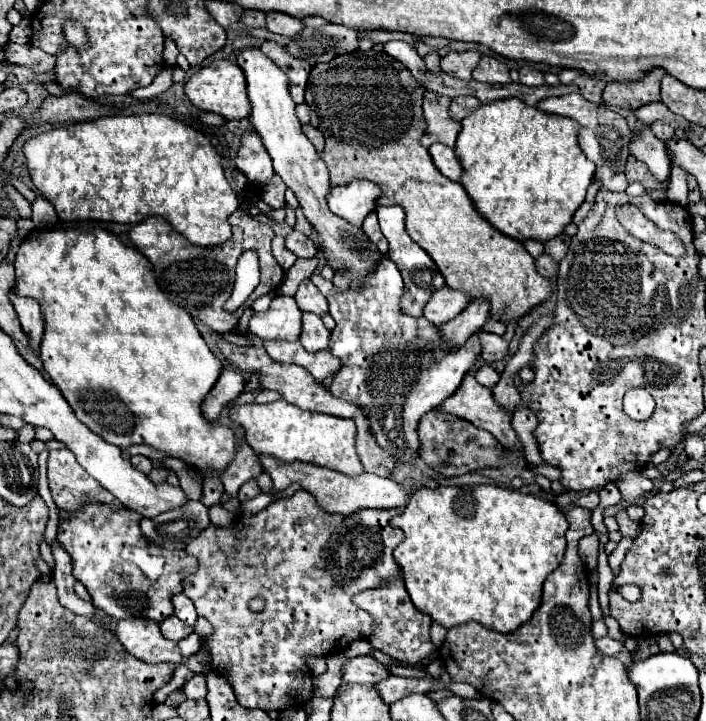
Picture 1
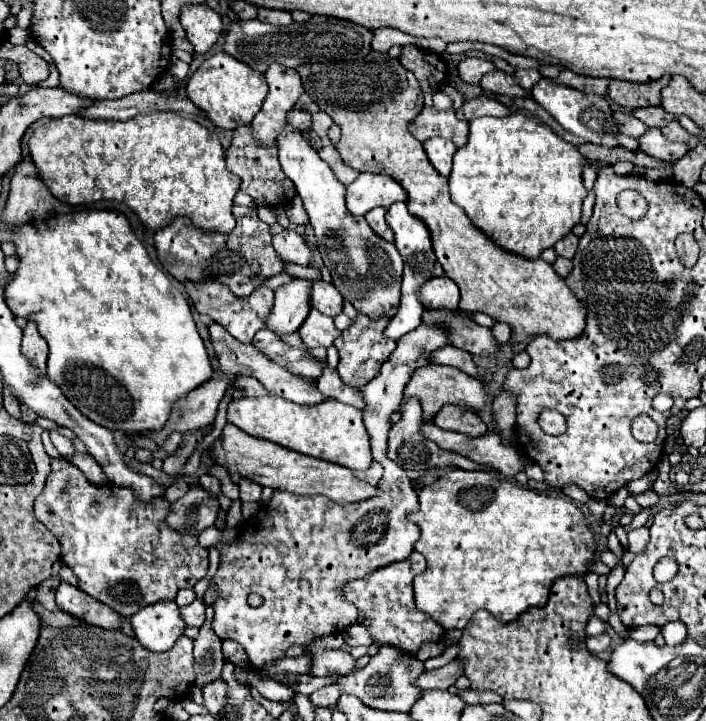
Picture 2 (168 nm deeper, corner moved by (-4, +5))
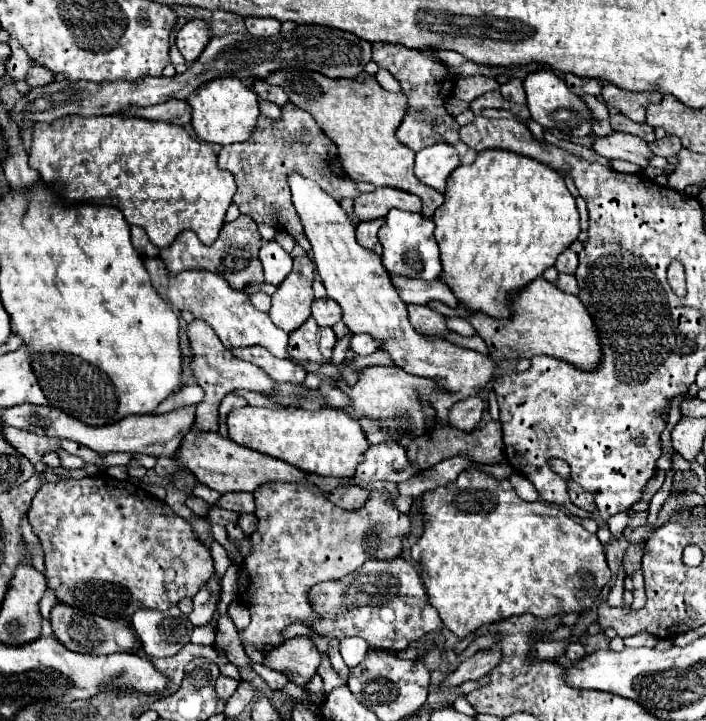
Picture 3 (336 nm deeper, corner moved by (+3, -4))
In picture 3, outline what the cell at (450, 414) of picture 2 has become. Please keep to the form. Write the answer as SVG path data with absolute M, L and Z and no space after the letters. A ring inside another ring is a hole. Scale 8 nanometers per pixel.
M468 397L464 401L458 401L458 405L448 411L448 425L470 433L480 423L482 409L484 403L478 397Z

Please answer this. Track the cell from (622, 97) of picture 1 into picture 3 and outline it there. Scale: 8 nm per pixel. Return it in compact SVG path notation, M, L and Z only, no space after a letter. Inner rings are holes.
M606 83L602 87L602 99L606 101L606 105L630 117L632 121L644 123L646 107L652 103L660 103L662 95L660 93L632 93L632 91L624 91L624 89L618 89L616 85Z

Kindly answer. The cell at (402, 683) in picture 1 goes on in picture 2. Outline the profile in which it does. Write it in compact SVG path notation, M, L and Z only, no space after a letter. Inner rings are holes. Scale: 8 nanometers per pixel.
M453 660L437 670L423 672L417 680L421 690L447 690L457 682L457 678L463 674L463 664L459 660Z

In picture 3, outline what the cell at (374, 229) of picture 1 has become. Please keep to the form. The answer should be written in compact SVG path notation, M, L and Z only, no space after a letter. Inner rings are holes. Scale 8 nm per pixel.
M372 219L372 221L364 221L358 223L356 227L356 239L362 247L376 251L378 255L382 253L382 245L378 241L378 229L384 225L384 219Z

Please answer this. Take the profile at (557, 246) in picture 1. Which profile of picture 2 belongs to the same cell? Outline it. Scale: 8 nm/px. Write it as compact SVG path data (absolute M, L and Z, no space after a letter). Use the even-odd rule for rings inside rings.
M567 234L565 238L561 238L555 244L555 252L563 258L573 258L575 252L577 252L577 244L579 244L579 238L575 234Z

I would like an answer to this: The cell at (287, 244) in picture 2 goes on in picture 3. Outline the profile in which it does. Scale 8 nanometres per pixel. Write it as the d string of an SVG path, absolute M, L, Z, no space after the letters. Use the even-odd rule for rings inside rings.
M276 241L262 243L260 261L264 267L264 279L272 285L280 285L292 271L292 257Z

